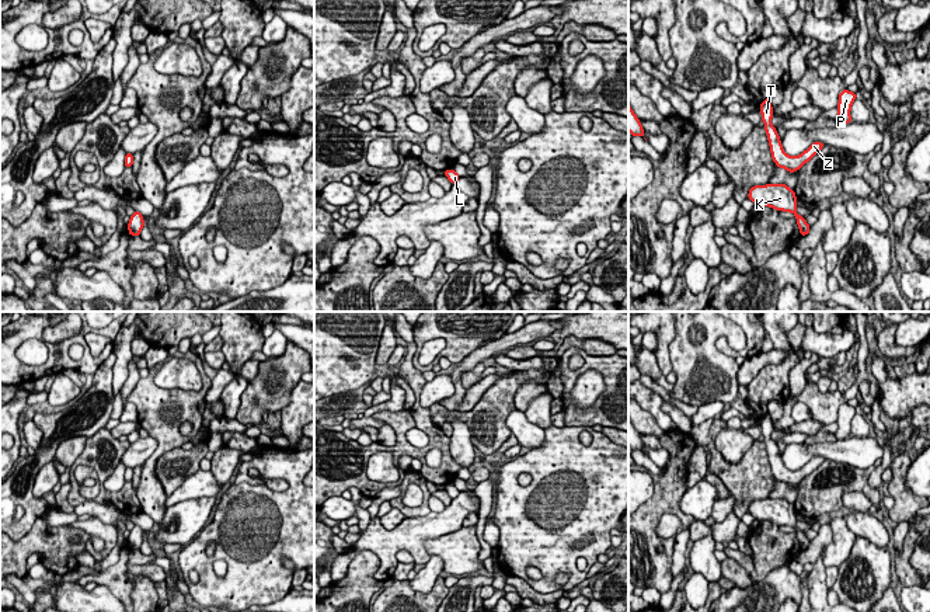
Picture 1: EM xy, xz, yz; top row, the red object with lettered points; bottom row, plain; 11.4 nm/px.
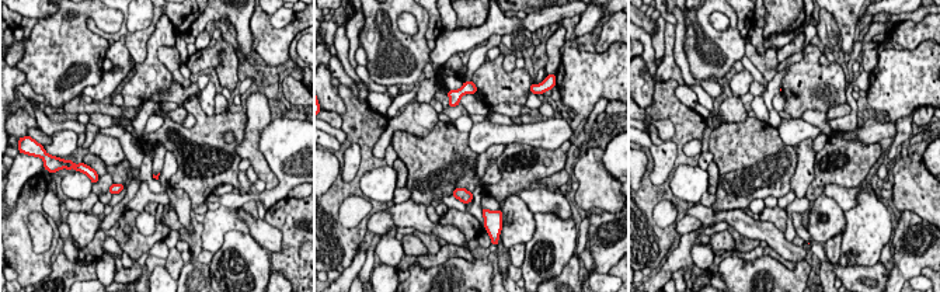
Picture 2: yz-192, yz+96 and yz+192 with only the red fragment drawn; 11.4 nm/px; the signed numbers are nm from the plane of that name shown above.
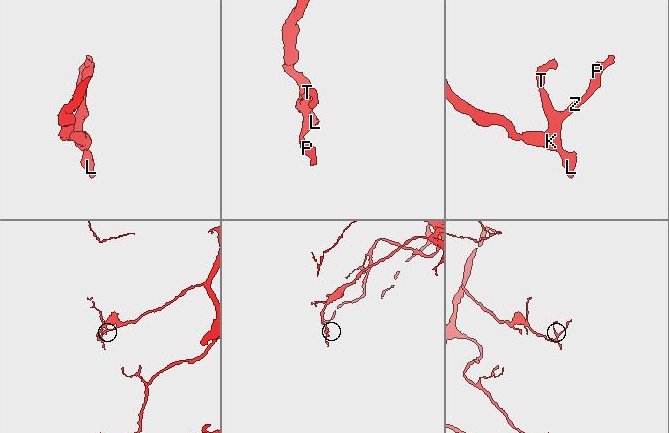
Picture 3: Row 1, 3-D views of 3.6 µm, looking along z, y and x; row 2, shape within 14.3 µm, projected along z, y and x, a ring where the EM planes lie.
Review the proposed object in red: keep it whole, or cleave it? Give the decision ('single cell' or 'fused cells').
single cell

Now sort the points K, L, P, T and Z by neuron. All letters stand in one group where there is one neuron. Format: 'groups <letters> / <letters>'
groups K L P T Z

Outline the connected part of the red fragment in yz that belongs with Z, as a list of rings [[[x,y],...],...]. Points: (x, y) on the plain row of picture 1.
[[[767,411],[759,420],[759,423],[762,427],[762,435],[764,437],[763,442],[766,444],[766,448],[767,448],[771,473],[777,481],[786,483],[790,487],[794,487],[794,486],[800,484],[807,476],[809,476],[825,460],[822,456],[815,456],[805,466],[802,466],[800,470],[788,470],[783,465],[779,448],[770,437],[773,432],[773,421],[771,421],[770,413]]]

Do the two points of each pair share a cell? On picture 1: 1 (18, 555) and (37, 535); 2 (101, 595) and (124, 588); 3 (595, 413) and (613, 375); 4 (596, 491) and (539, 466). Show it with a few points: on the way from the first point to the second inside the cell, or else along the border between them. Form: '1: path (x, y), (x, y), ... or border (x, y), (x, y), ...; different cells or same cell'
1: path (21, 550), (32, 539); same cell
2: border (98, 583), (103, 583), (117, 597); different cells
3: path (602, 403), (613, 395), (613, 385); same cell
4: path (588, 476), (575, 463), (554, 463); same cell

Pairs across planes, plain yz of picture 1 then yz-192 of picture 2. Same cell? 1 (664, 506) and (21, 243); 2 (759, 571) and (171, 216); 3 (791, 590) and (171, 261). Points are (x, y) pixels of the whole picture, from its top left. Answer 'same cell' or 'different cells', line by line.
1: same cell
2: different cells
3: different cells

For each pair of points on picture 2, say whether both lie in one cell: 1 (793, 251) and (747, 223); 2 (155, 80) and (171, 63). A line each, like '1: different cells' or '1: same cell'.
1: same cell
2: different cells

